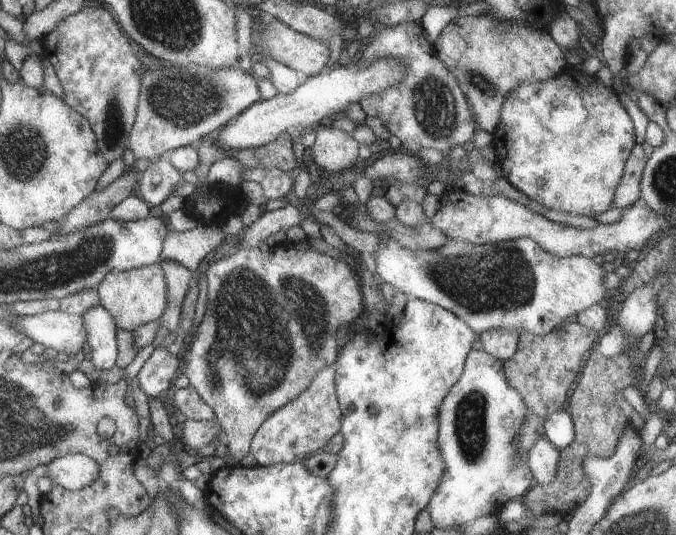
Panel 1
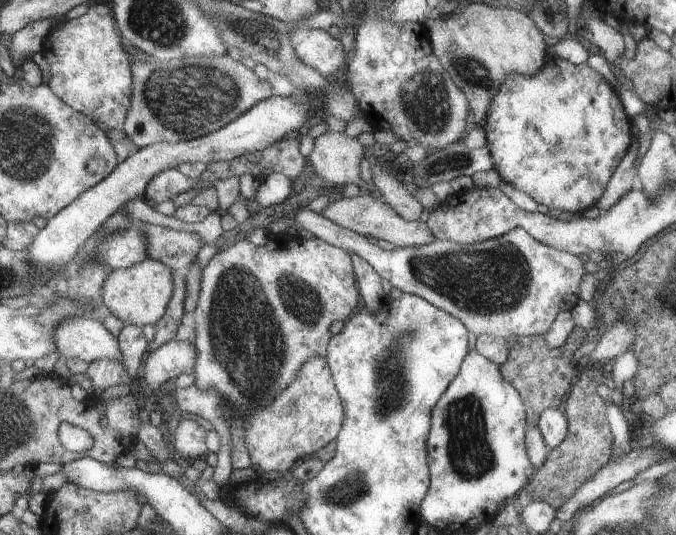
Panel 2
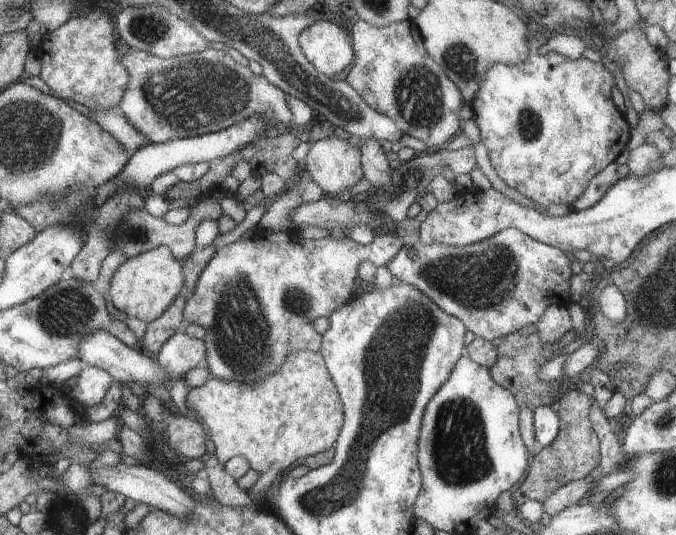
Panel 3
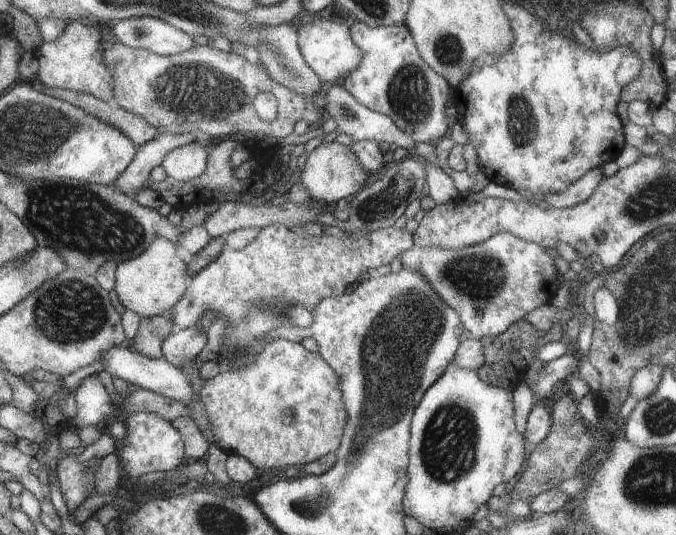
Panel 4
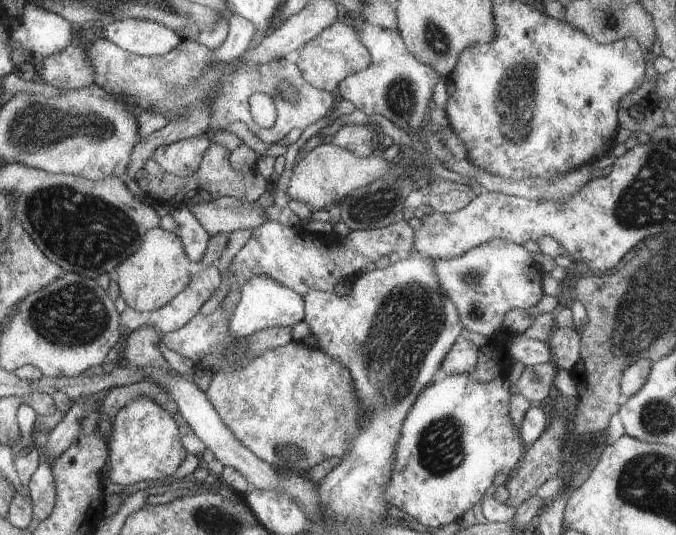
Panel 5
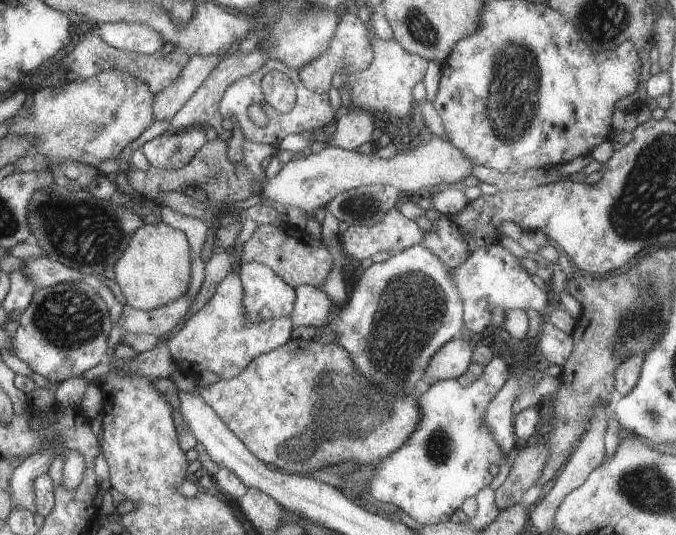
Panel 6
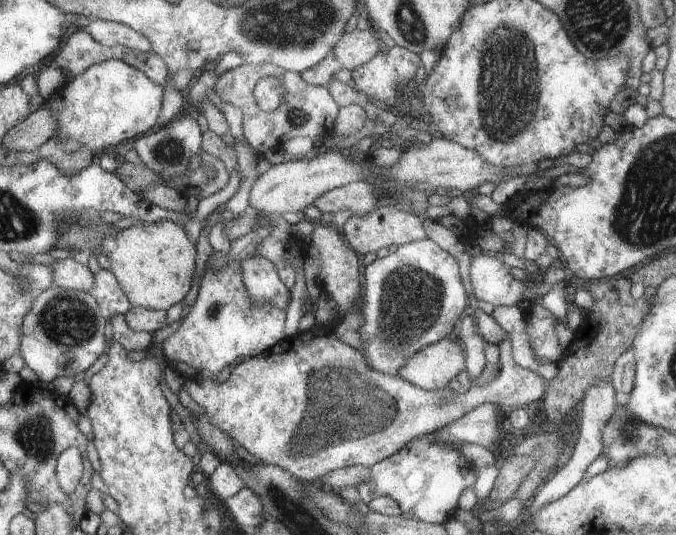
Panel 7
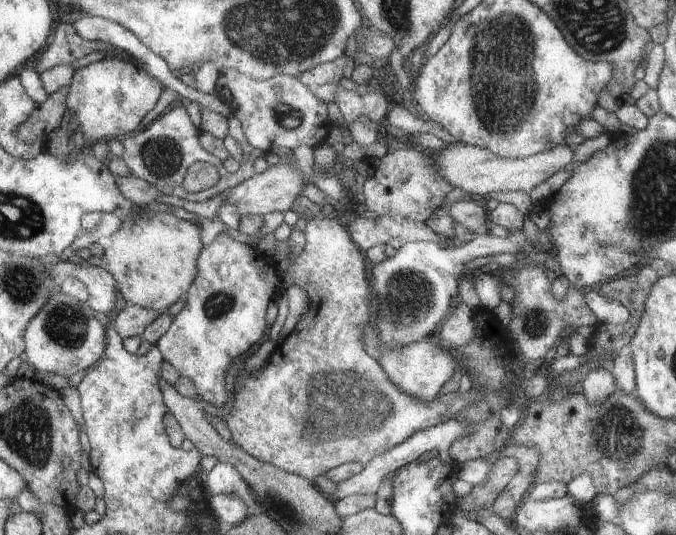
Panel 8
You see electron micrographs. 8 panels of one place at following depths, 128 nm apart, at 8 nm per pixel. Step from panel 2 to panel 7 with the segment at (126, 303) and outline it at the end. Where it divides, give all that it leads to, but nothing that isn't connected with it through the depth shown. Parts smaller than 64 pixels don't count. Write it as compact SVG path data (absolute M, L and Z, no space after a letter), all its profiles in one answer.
M171 221L140 223L119 230L115 237L116 250L107 254L110 268L123 294L132 307L168 310L181 302L192 286L197 244L189 238L183 226Z

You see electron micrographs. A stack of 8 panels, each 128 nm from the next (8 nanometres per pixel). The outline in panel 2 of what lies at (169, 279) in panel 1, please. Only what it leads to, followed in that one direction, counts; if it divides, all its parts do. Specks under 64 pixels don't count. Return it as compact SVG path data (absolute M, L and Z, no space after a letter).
M174 272L175 290L171 298L168 309L165 311L161 321L156 322L156 335L154 340L149 343L150 351L154 351L162 347L165 343L171 342L176 336L176 330L180 328L180 320L184 314L184 280L182 276L178 276L178 272Z

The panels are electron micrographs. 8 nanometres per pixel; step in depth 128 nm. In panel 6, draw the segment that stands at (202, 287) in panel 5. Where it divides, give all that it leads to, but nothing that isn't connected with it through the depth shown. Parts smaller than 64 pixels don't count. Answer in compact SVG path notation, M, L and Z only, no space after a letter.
M185 294L170 305L150 311L134 309L129 305L123 306L123 316L114 326L111 334L111 348L114 349L120 343L123 333L145 333L156 335L156 337L170 333L179 323L184 322L183 319L192 301L193 299Z

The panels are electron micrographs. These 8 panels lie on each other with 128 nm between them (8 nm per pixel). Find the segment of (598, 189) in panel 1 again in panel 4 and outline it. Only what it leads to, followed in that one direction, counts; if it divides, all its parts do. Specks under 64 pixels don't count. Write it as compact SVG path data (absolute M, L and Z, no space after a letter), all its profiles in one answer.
M504 1L502 11L513 30L513 45L505 54L482 54L473 61L469 76L455 90L453 112L476 149L481 172L490 183L533 193L564 192L586 172L602 168L620 154L624 132L616 106L625 87L639 78L642 60L632 47L624 45L604 52L589 50L572 36L569 24L565 24L564 36L554 34L518 4Z

